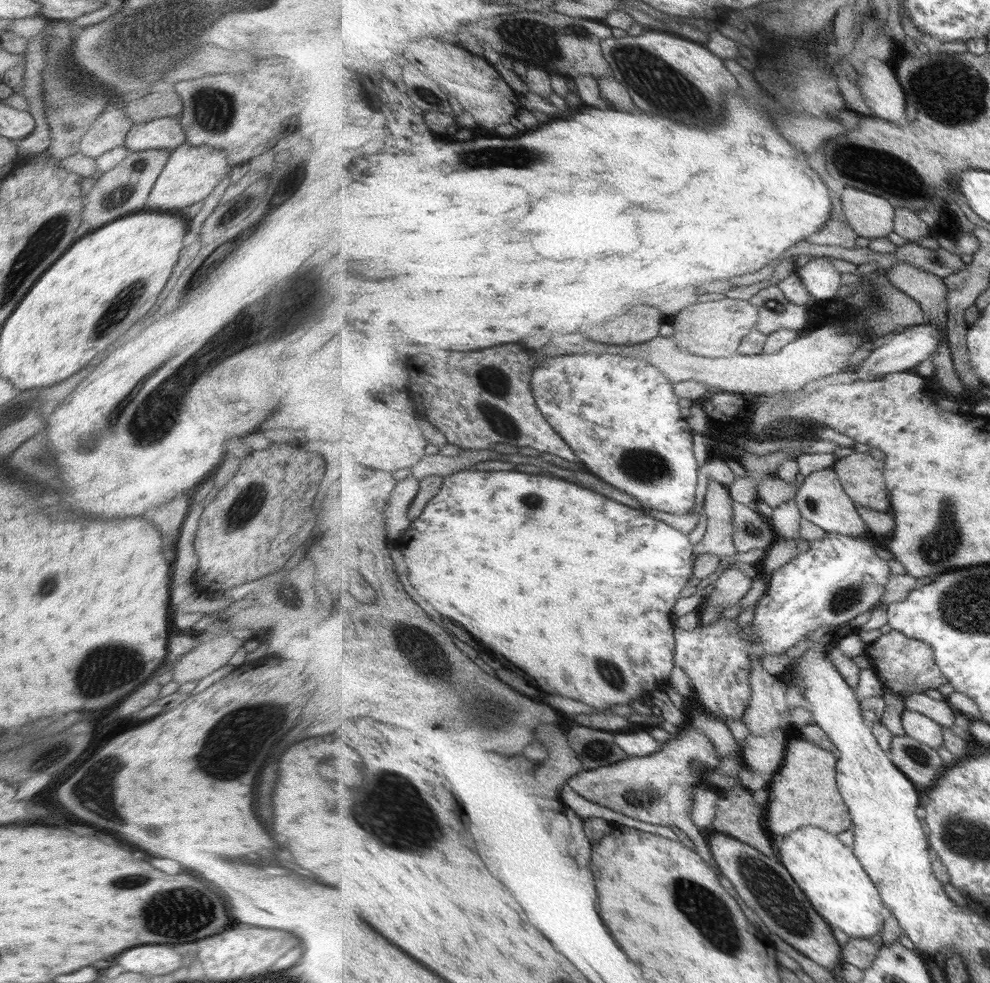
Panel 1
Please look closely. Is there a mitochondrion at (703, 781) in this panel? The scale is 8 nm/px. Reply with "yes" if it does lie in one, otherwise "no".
no

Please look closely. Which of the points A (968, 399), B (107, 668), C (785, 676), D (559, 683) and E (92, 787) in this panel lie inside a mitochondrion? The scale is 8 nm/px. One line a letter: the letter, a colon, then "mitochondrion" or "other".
A: other
B: mitochondrion
C: other
D: other
E: mitochondrion

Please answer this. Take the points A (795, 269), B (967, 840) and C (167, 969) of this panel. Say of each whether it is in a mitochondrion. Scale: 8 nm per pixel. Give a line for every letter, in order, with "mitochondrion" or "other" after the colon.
A: other
B: mitochondrion
C: other

